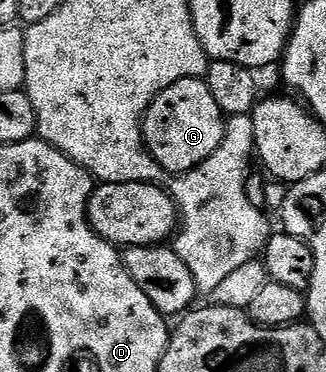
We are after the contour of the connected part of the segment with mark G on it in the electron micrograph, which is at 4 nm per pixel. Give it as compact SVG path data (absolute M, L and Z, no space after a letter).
M185 78L164 88L146 109L142 140L145 149L162 165L167 175L187 174L208 160L208 156L217 154L222 143L227 141L226 122L227 115L223 114L220 104L216 104L212 92L208 92L208 84L200 78Z

